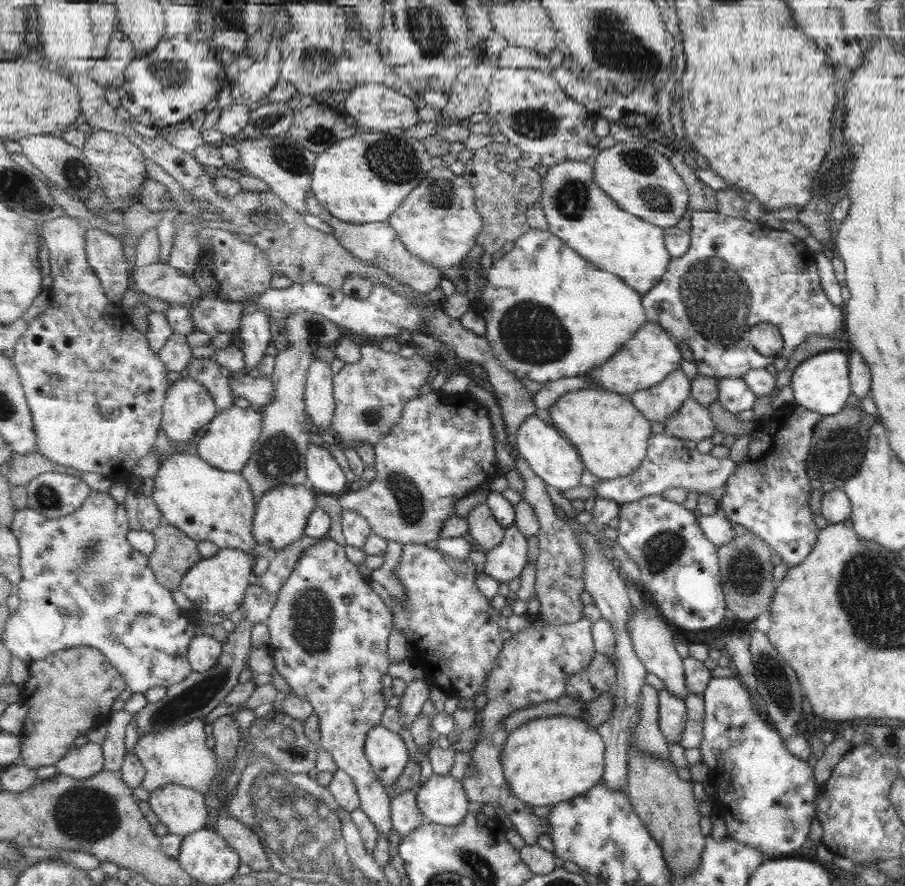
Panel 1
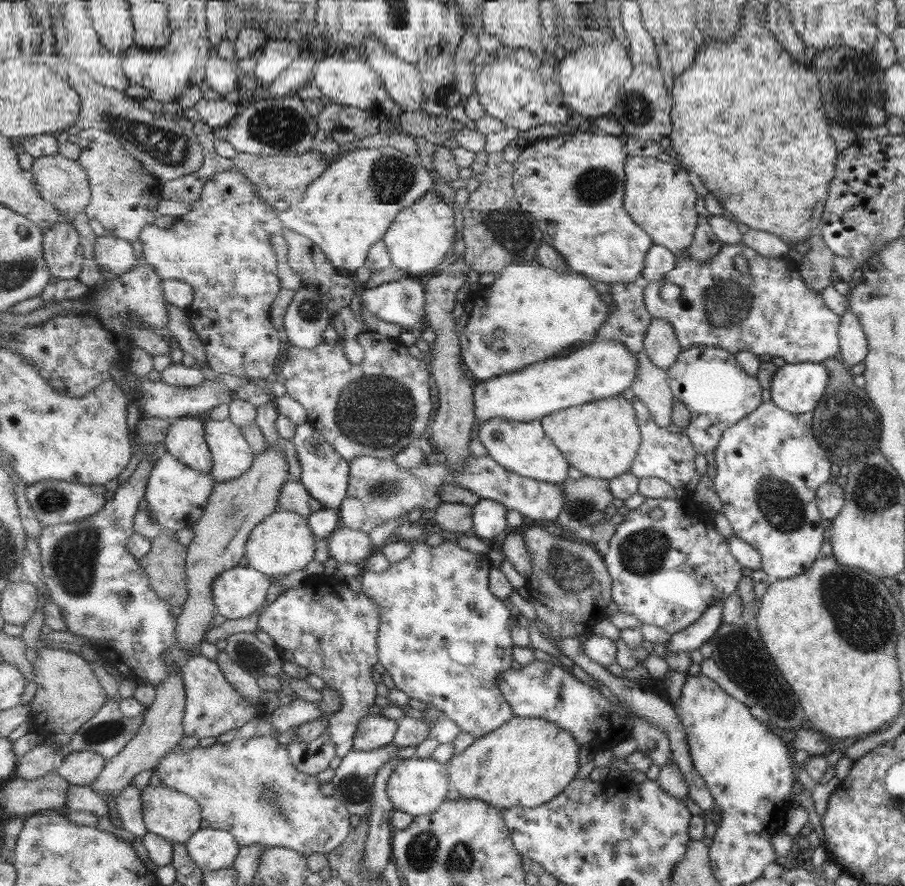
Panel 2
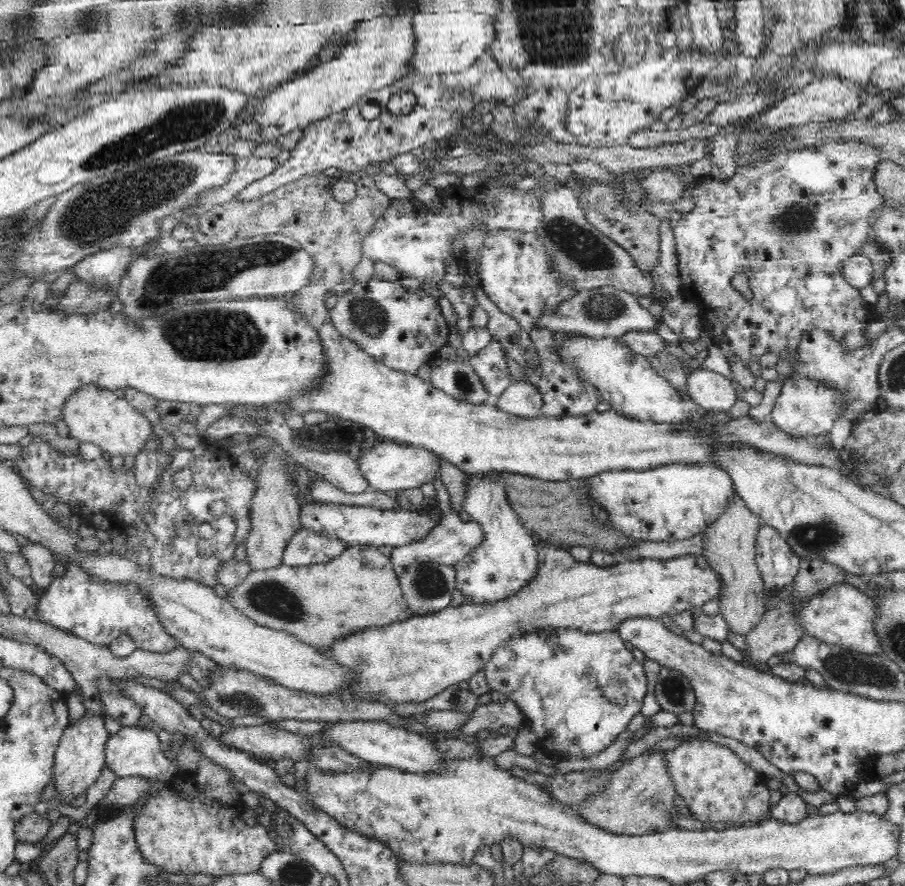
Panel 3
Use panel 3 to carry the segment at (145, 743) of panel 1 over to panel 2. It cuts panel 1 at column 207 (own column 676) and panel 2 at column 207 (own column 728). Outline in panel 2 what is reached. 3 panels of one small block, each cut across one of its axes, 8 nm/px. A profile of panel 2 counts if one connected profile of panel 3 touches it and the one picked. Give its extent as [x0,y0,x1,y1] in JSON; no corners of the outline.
[155,735,351,856]

